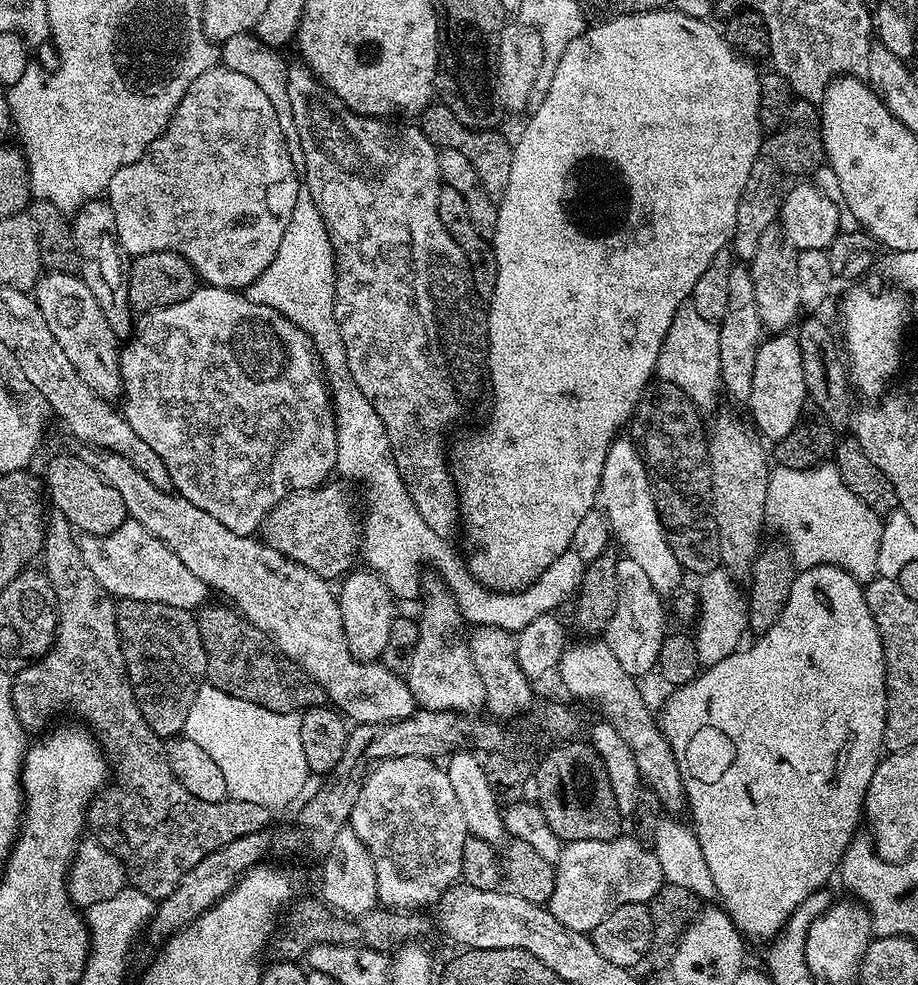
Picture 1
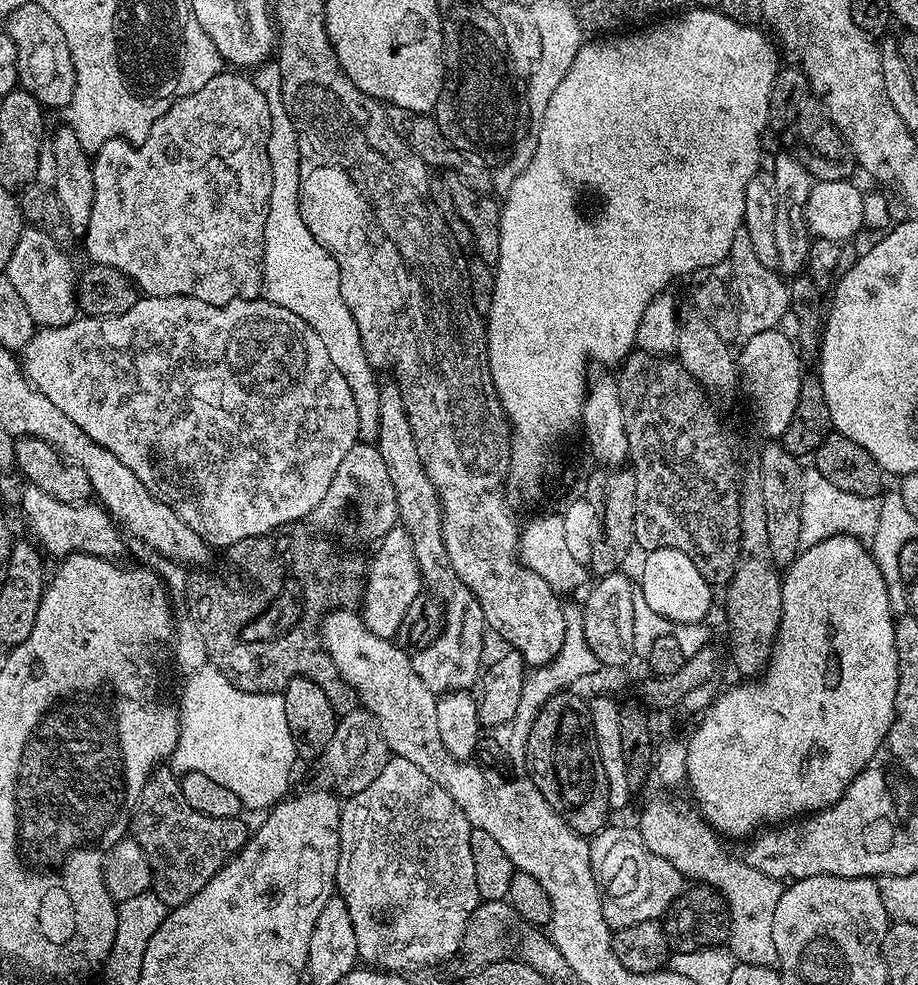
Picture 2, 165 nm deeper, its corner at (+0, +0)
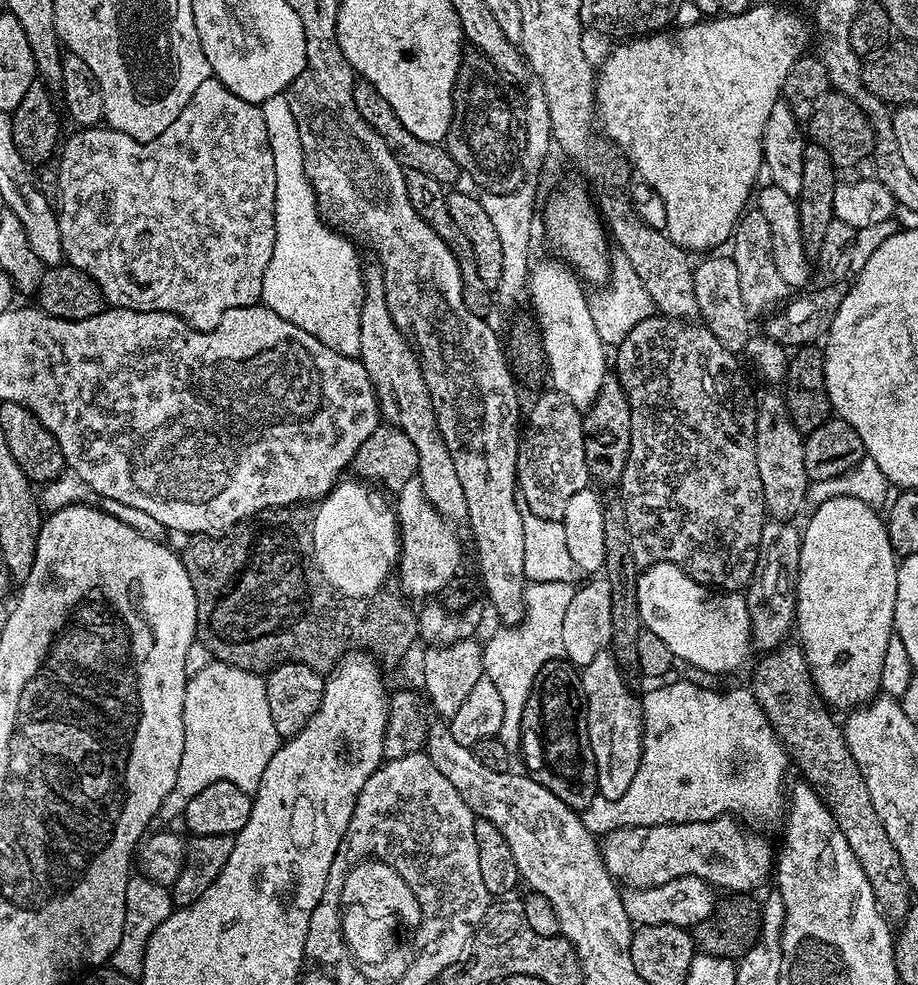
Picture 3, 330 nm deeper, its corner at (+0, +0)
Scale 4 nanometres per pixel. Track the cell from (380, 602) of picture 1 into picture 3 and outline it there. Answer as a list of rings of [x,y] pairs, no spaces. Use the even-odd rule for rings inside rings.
[[[419,478],[402,486],[395,497],[394,509],[400,533],[398,583],[405,596],[419,602],[442,591],[455,578],[460,568],[460,540],[452,529],[455,527],[425,498]]]

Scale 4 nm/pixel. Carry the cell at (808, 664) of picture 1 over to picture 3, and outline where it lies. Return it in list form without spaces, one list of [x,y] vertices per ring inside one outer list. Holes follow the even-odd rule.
[[[839,496],[830,498],[826,502],[814,508],[808,525],[803,525],[800,537],[800,573],[796,576],[796,623],[795,635],[798,643],[804,649],[804,657],[808,663],[808,669],[812,675],[812,686],[820,693],[824,703],[829,709],[844,708],[843,710],[855,710],[876,699],[884,683],[884,659],[886,658],[886,646],[894,631],[894,602],[898,594],[898,557],[896,551],[890,546],[888,537],[888,525],[885,517],[880,516],[873,505],[862,502],[858,498]]]

